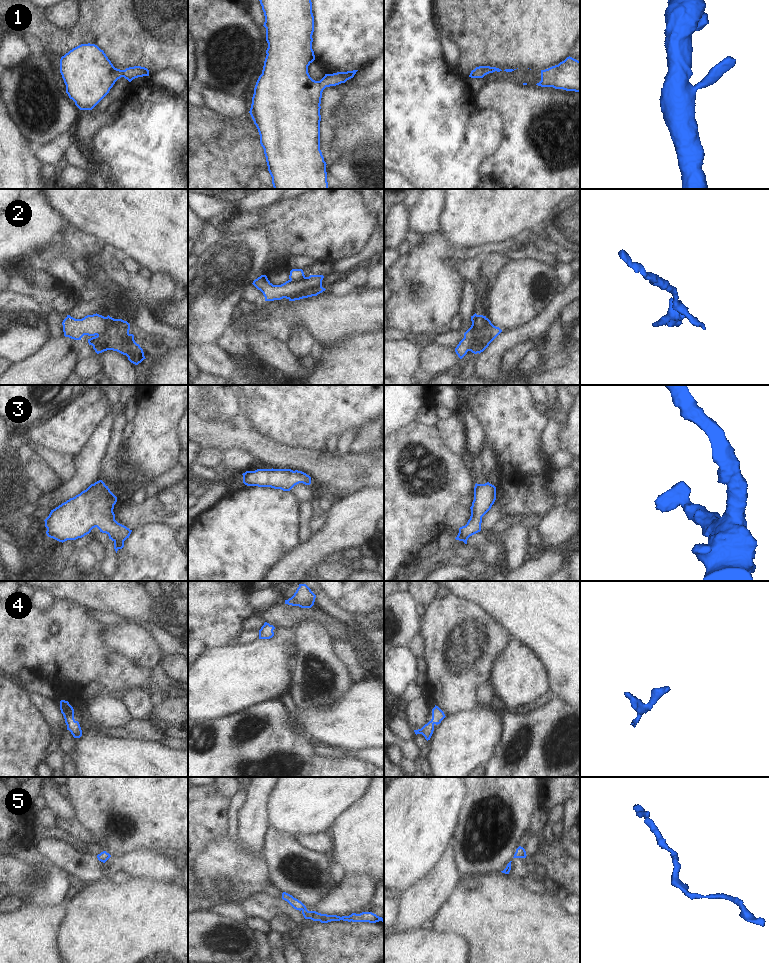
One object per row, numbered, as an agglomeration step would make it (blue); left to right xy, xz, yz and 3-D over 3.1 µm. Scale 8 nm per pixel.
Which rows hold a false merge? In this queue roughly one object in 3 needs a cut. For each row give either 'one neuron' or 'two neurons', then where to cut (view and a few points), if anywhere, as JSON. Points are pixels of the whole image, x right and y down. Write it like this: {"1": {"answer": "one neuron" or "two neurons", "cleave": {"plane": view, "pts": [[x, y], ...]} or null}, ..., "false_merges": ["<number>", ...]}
{"1": {"answer": "one neuron", "cleave": null}, "2": {"answer": "two neurons", "cleave": {"plane": "xz", "pts": [[321, 286], [309, 286], [288, 298]]}}, "3": {"answer": "one neuron", "cleave": null}, "4": {"answer": "one neuron", "cleave": null}, "5": {"answer": "one neuron", "cleave": null}, "false_merges": ["2"]}

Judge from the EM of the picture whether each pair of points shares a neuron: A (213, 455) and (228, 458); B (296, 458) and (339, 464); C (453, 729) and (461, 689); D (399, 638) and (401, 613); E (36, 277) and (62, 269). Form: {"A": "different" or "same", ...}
{"A": "different", "B": "same", "C": "different", "D": "same", "E": "different"}

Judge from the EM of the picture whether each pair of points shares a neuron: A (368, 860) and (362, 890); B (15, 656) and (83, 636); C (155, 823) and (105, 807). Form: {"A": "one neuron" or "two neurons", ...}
{"A": "two neurons", "B": "one neuron", "C": "one neuron"}

